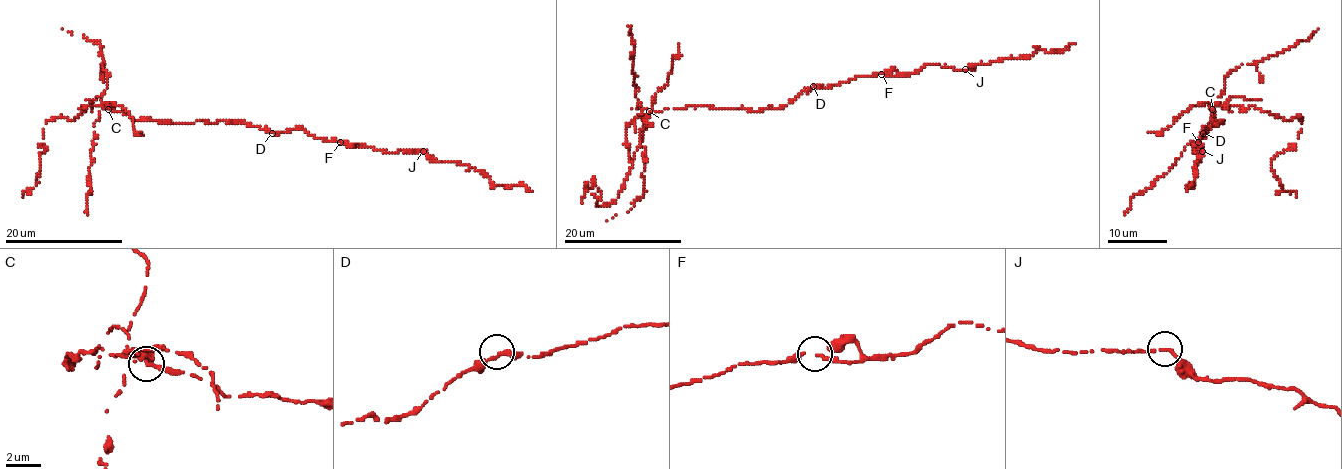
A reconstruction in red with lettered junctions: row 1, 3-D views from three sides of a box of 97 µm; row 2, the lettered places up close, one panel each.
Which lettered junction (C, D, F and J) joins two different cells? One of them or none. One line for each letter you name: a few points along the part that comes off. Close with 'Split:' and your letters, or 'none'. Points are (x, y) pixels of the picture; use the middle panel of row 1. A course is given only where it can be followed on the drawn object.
C: Course of the part to remove: (649, 111), (625, 128), (632, 164), (619, 196), (595, 207), (600, 192), (593, 176), (593, 186), (581, 204)
Split: C

